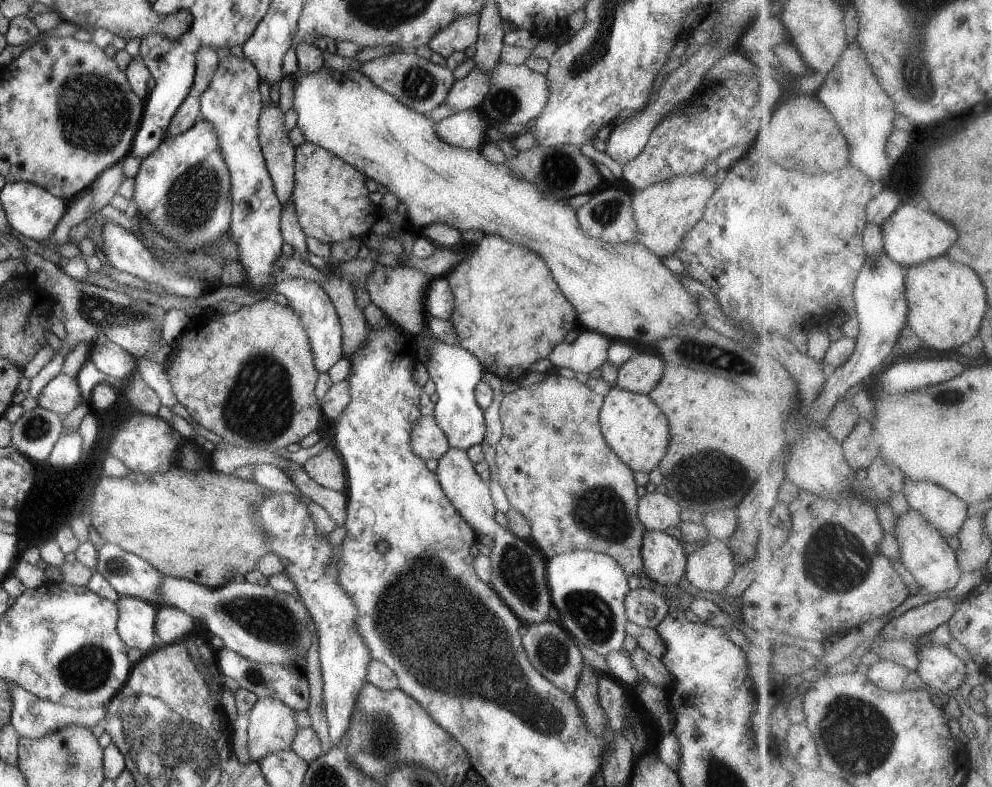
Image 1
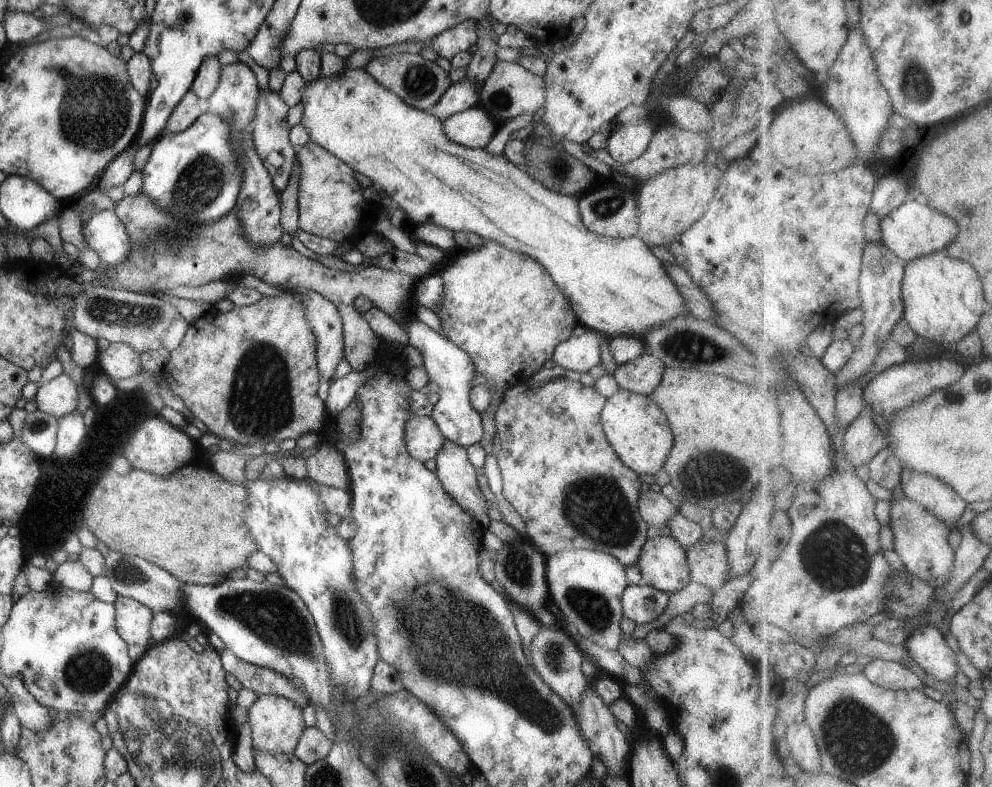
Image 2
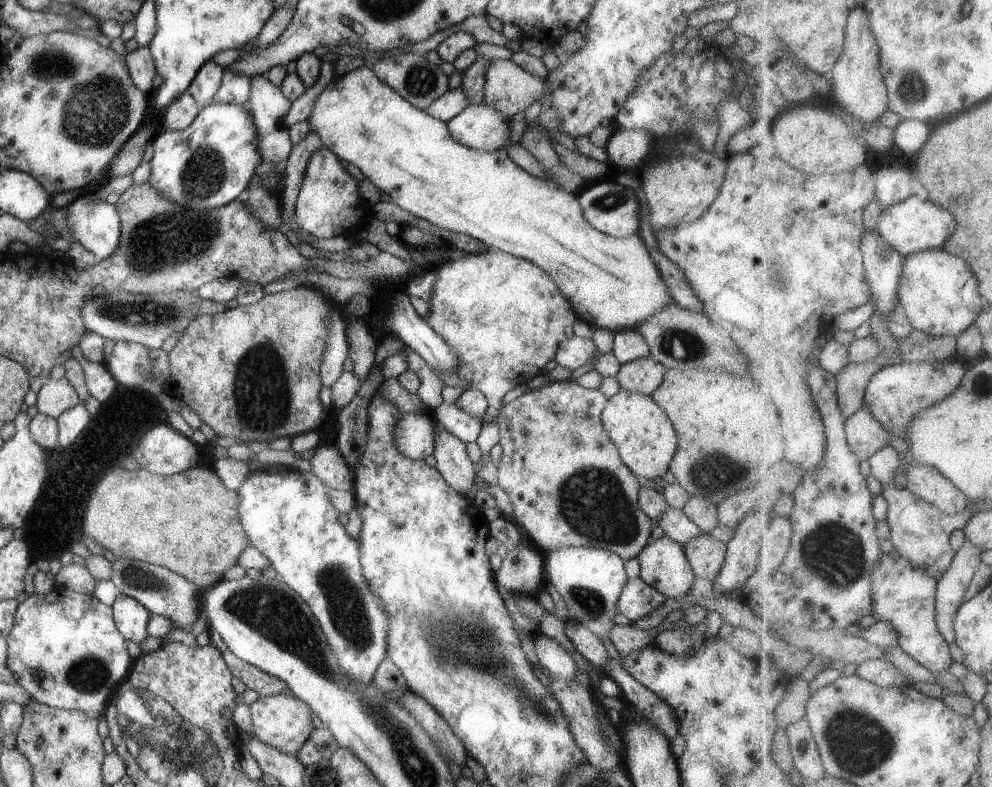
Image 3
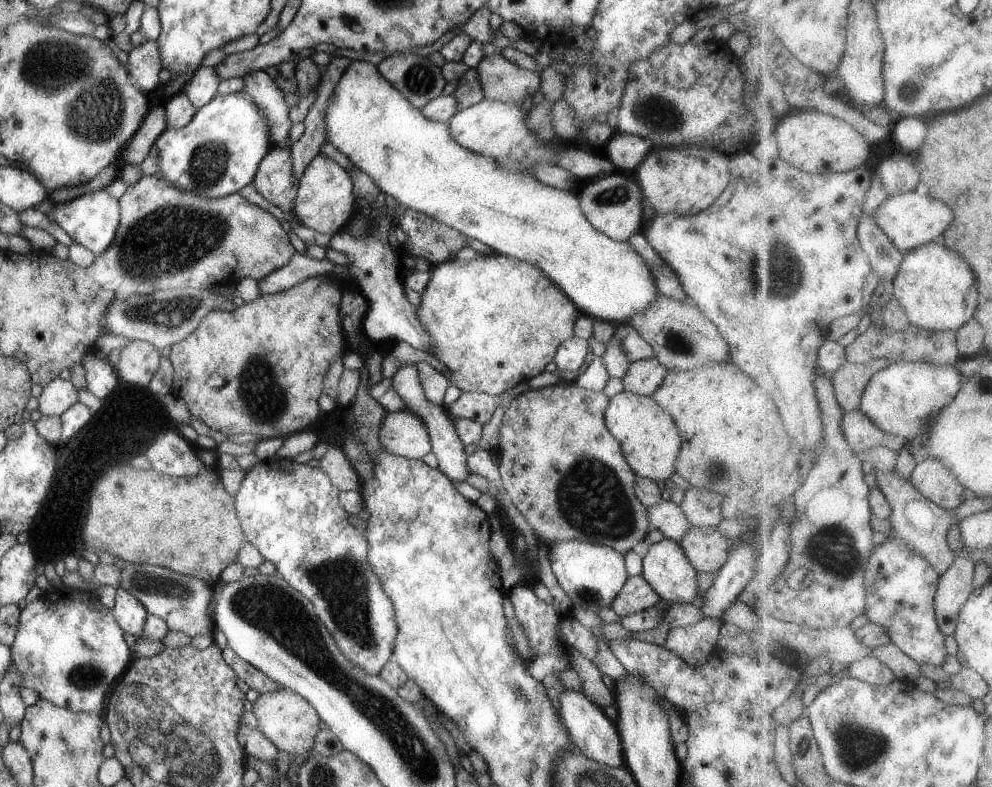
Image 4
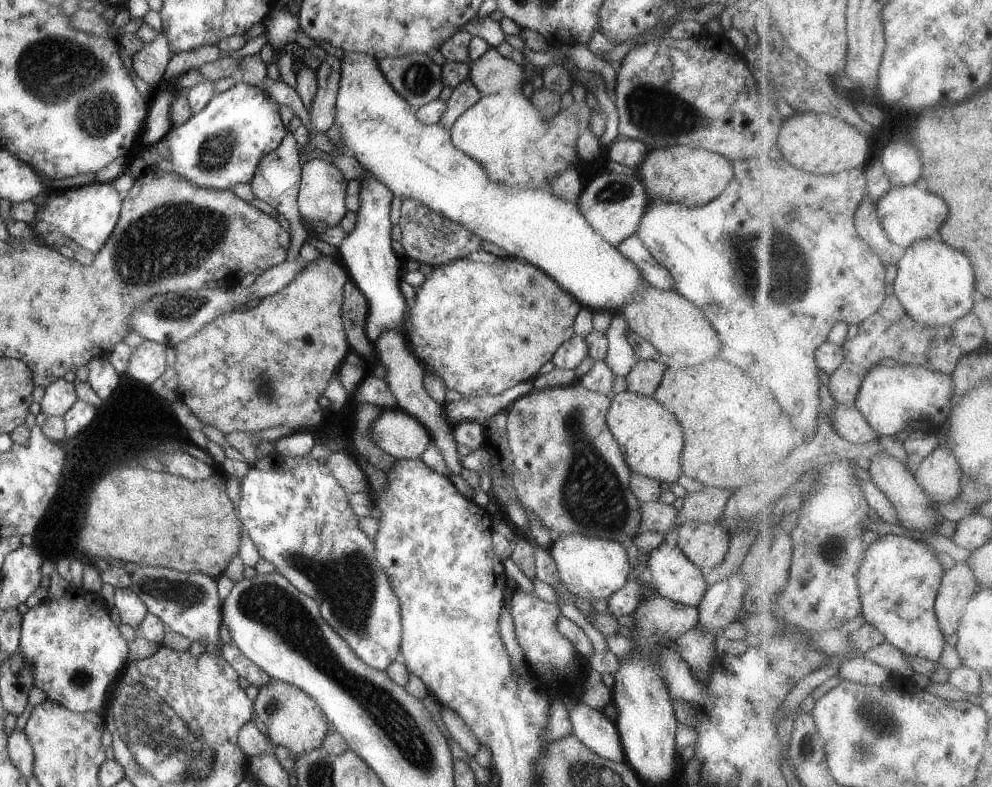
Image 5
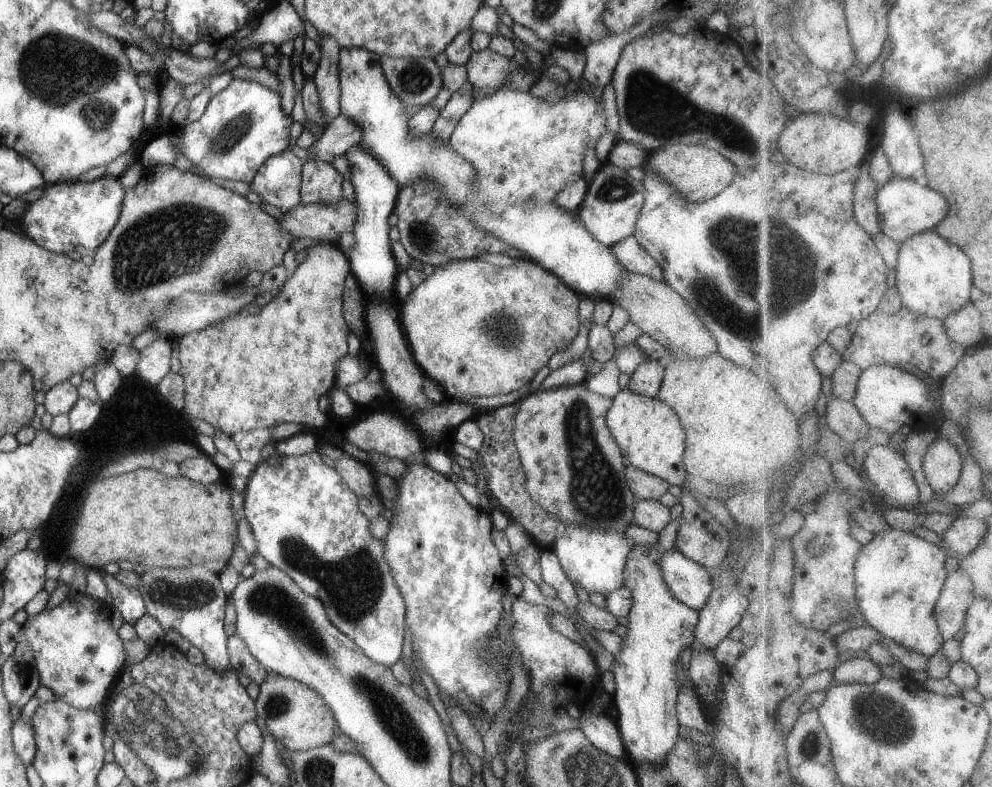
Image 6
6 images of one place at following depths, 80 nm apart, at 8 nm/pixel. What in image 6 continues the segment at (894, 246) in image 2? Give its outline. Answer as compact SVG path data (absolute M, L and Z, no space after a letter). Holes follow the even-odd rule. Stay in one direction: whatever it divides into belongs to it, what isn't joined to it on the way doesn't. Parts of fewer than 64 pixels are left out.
M895 175L879 190L878 204L883 231L901 245L914 235L938 228L952 210L950 200L942 194L942 191L932 188L929 184L922 186L916 178L900 175Z

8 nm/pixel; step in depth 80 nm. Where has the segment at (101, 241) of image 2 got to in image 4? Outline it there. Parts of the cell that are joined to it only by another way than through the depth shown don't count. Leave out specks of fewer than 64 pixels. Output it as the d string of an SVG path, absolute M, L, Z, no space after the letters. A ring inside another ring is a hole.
M105 189L96 190L90 194L82 194L70 202L64 202L64 204L53 204L52 210L48 214L48 219L60 226L72 241L84 246L96 257L112 246L116 232L118 232L120 218L118 199L112 198Z

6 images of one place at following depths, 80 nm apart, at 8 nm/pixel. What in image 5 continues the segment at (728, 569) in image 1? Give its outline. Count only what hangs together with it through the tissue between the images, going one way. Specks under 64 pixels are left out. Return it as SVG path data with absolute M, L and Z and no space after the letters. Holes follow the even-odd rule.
M690 520L676 530L678 548L702 571L720 565L729 550L730 534L719 522Z

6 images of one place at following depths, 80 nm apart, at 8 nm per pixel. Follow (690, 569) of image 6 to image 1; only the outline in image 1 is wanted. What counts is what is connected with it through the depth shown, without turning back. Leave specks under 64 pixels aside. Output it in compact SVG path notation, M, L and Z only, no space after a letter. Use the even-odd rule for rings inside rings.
M644 531L641 546L643 572L661 587L678 588L686 572L682 543L664 531Z

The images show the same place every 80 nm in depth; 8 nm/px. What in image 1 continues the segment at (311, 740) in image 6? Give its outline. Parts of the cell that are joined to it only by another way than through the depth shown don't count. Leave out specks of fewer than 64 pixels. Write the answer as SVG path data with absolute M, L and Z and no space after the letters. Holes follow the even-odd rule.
M262 697L257 699L249 710L249 728L246 746L251 760L258 762L261 758L280 751L289 751L300 727L296 723L295 710L280 699Z

